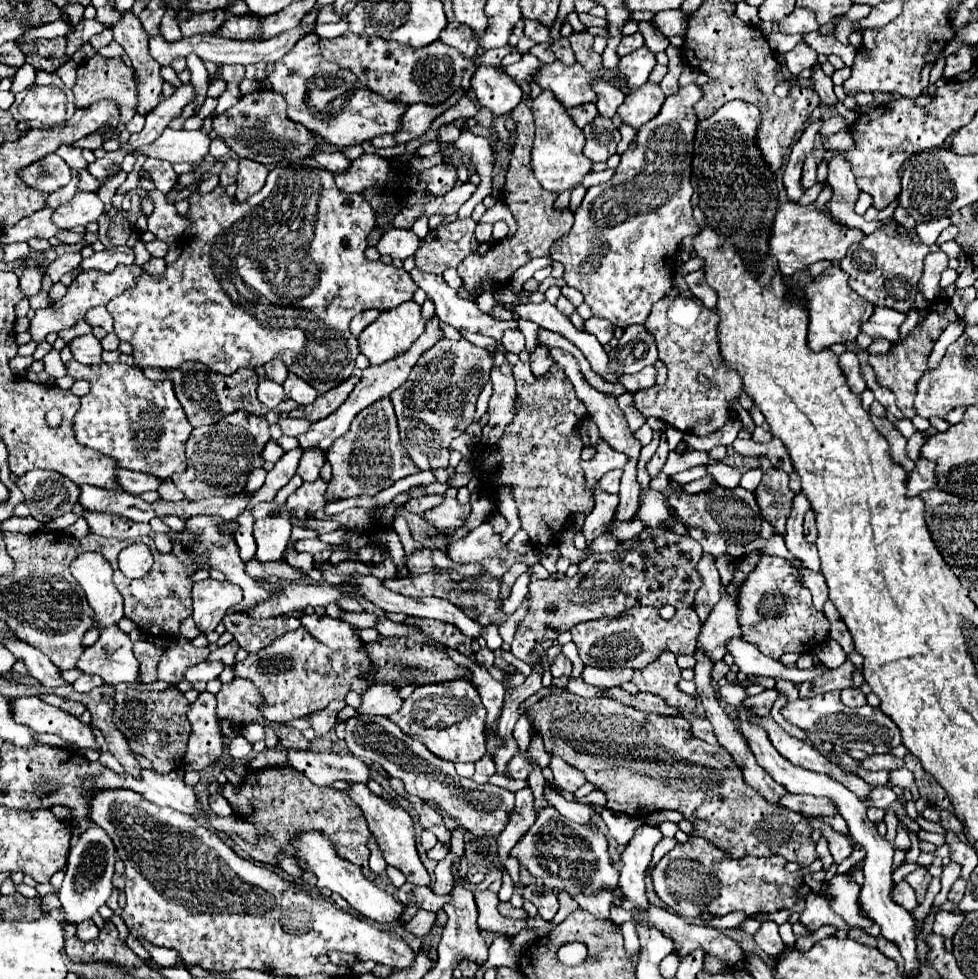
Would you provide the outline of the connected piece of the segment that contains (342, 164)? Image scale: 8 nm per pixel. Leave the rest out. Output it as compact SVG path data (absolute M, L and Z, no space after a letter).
M322 151L322 153L316 153L314 159L318 161L320 167L324 167L326 171L332 171L332 173L338 173L340 169L348 169L348 157L344 153L338 153L338 151Z

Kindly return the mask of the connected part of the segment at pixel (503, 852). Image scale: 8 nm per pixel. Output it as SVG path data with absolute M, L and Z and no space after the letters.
M520 789L516 791L516 807L514 813L510 815L510 823L498 837L498 857L500 863L508 869L510 877L514 883L518 883L518 871L520 863L510 857L510 849L516 845L516 841L530 829L534 823L534 797L530 789Z

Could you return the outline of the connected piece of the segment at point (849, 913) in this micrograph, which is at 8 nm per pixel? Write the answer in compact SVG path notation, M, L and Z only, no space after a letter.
M836 873L830 881L822 881L822 895L830 909L840 915L850 927L874 925L860 907L860 885L854 883L846 873Z

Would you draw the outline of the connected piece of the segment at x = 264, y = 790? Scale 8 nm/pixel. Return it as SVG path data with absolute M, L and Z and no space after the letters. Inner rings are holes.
M268 767L268 769L258 769L258 771L254 771L254 775L246 777L246 781L238 793L233 784L226 782L223 785L222 795L232 803L232 807L236 809L236 813L242 819L252 821L260 829L258 845L254 845L254 847L236 835L230 835L238 843L238 847L242 851L246 851L254 861L276 865L278 849L286 849L288 853L292 853L290 839L296 831L320 829L334 841L340 857L358 865L362 869L364 877L368 877L370 881L376 879L376 875L368 867L368 857L370 857L368 839L372 833L366 827L362 811L356 809L356 805L352 805L352 801L348 801L348 797L344 797L344 791L322 789L322 787L314 785L304 773L300 773L292 767ZM264 829L266 829L268 839L262 837Z

